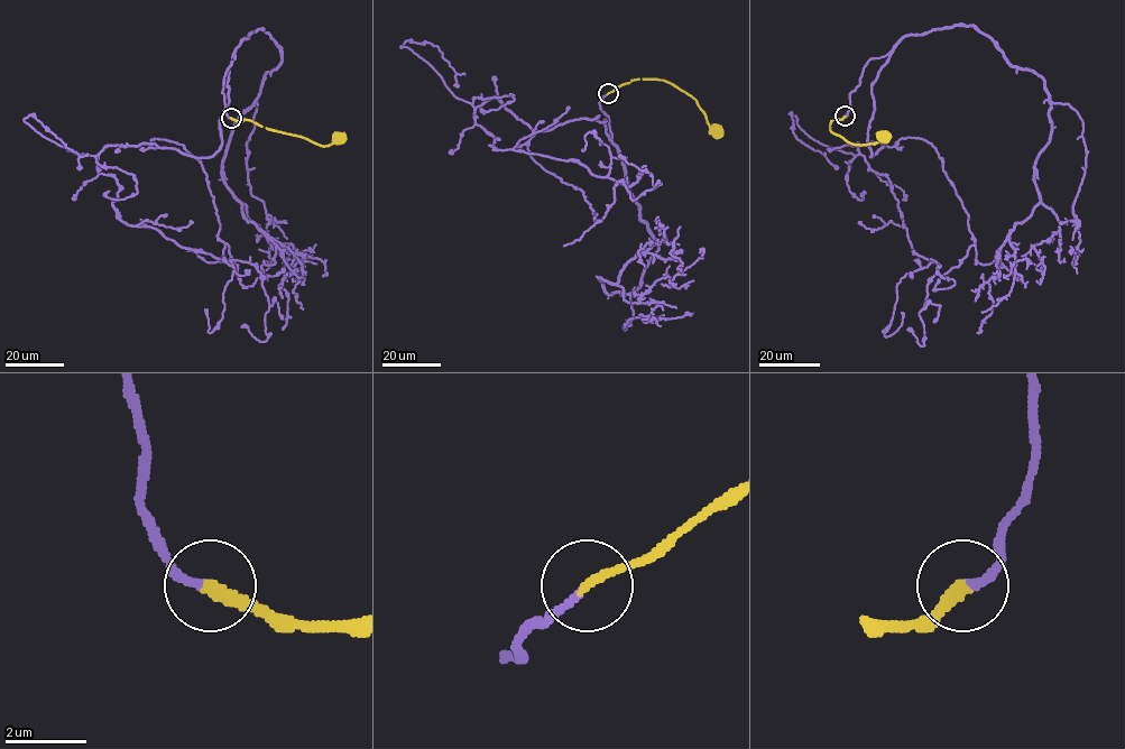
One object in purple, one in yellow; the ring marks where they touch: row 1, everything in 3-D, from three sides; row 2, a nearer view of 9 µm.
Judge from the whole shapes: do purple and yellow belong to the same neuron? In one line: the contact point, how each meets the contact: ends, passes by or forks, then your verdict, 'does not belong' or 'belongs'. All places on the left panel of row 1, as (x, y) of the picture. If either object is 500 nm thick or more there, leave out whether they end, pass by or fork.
(231, 118) | purple ends | yellow ends | belongs

